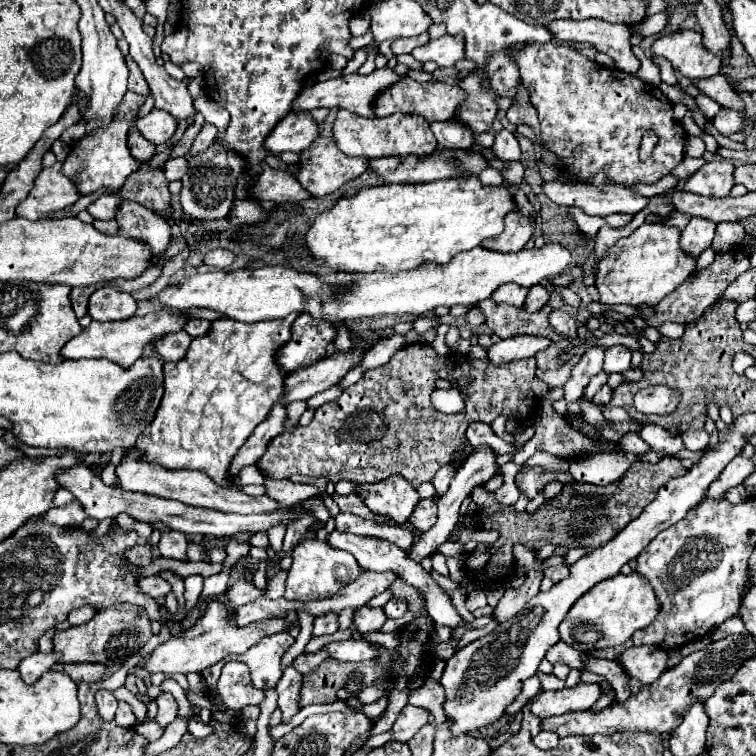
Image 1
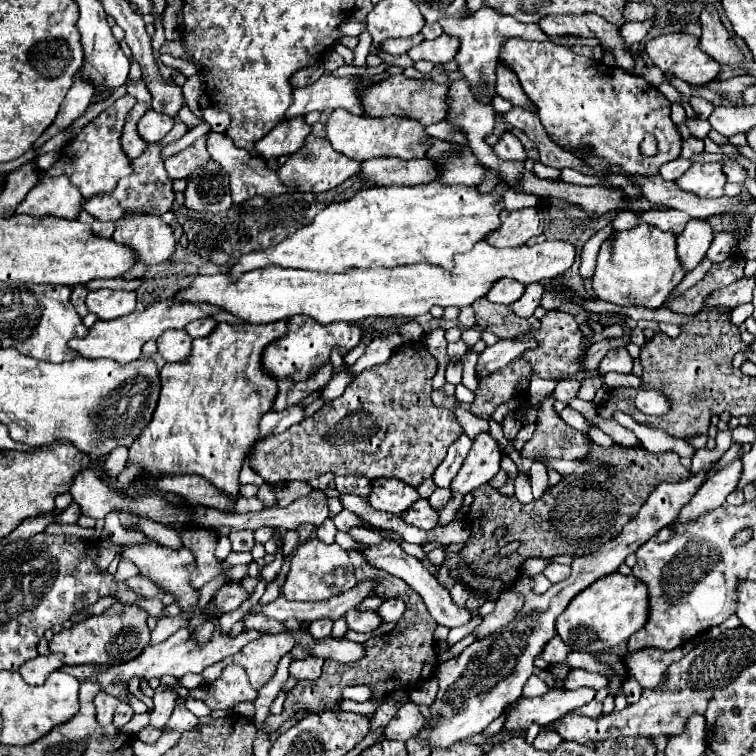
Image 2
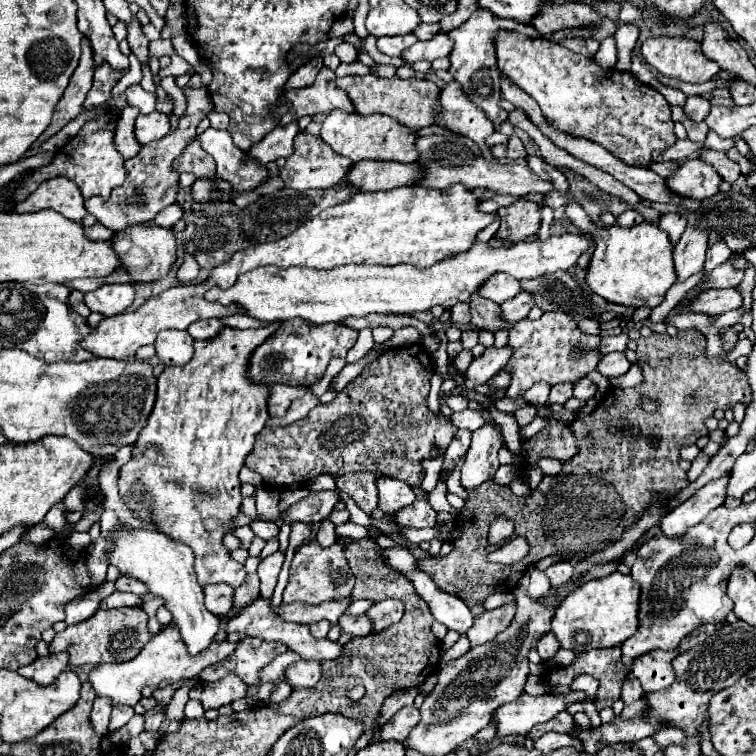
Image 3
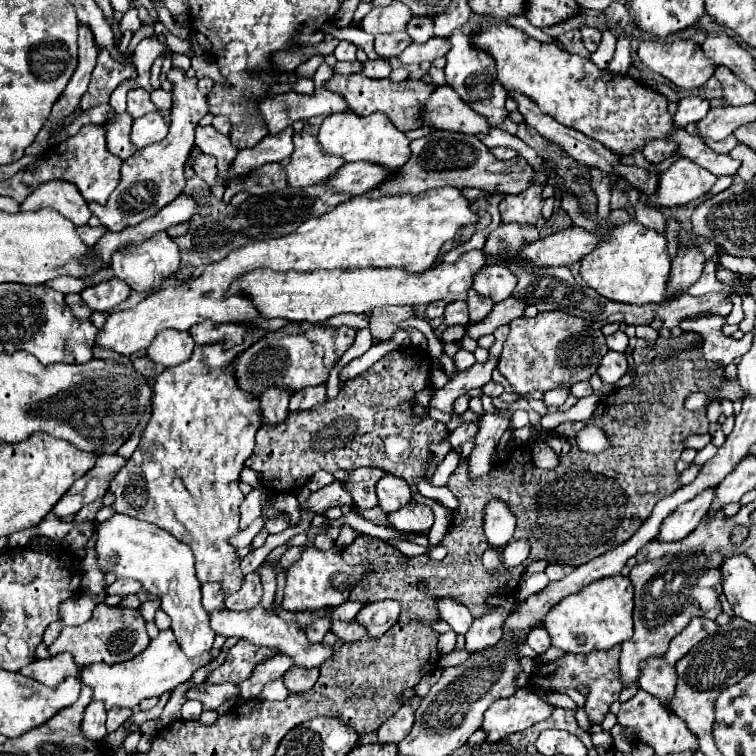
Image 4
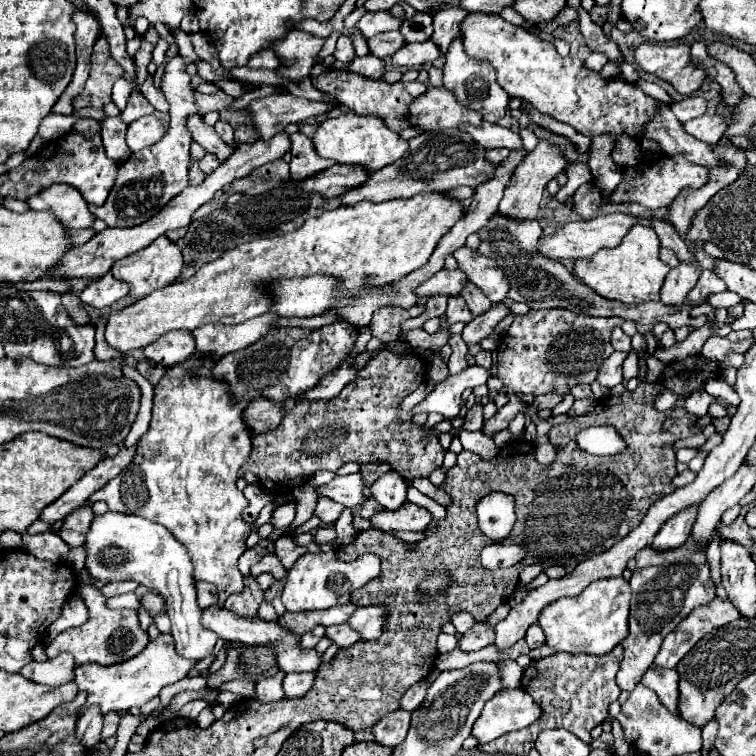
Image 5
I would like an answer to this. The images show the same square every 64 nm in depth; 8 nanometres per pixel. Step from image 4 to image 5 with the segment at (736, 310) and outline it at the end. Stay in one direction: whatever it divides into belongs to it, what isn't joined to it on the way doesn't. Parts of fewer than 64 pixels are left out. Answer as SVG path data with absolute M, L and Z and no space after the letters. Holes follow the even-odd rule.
M722 292L722 294L712 294L710 304L714 308L730 308L730 306L742 304L742 298L738 294L734 294L734 292Z

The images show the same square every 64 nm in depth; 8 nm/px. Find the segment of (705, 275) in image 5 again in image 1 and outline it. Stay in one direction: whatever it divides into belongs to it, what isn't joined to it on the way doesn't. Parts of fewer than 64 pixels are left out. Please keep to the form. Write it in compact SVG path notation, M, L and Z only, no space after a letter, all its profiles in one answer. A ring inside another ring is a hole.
M722 222L716 228L716 236L714 236L712 246L720 254L720 252L726 252L728 248L732 248L736 242L742 242L744 236L746 236L744 224L740 224L740 222Z

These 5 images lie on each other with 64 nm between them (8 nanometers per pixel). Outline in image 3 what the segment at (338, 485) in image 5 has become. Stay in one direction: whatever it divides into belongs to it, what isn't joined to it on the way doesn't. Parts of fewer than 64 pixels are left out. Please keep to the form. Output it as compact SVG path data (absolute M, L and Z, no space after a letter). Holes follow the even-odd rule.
M328 490L328 492L310 492L306 498L300 502L292 504L288 510L280 512L280 518L284 524L294 524L294 522L308 522L308 524L318 524L326 520L334 508L334 504L340 500L338 490Z

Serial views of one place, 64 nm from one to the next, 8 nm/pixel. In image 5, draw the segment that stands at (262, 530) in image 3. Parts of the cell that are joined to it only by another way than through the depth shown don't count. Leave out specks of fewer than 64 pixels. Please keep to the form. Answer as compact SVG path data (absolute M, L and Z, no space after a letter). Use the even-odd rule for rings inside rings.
M284 504L284 506L278 506L272 514L272 526L276 530L282 530L282 528L288 528L294 520L294 514L296 514L296 504Z

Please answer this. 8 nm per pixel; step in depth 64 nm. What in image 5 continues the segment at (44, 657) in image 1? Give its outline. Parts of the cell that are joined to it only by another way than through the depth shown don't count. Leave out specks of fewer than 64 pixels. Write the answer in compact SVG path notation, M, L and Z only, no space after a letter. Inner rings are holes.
M60 654L52 660L44 662L30 662L26 664L20 674L24 674L28 680L38 682L38 684L48 684L48 686L60 686L64 682L72 680L72 672L76 668L76 662L68 654Z

